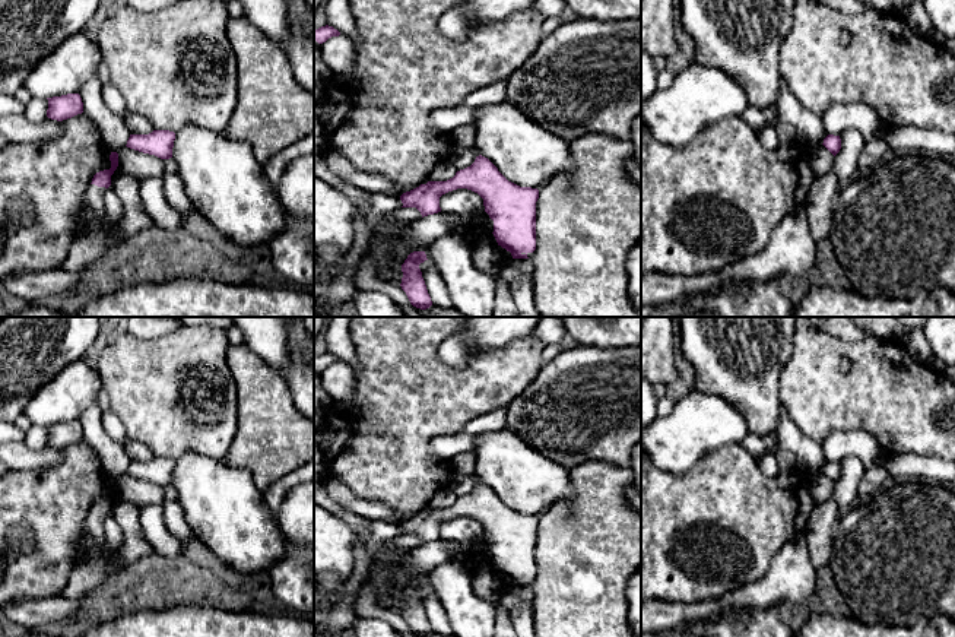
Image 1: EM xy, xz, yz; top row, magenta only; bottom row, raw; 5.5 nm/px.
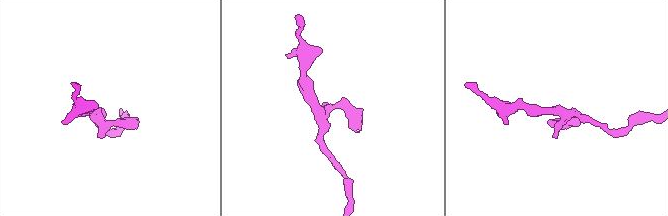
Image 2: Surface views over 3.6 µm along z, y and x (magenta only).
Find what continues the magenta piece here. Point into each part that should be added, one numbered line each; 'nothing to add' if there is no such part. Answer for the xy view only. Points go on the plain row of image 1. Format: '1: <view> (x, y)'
1: xy (95, 522)

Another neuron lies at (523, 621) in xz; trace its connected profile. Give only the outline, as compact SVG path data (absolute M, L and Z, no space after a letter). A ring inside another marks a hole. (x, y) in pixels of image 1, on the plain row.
M520 605L513 611L511 617L518 637L537 637L534 631L533 608Z

